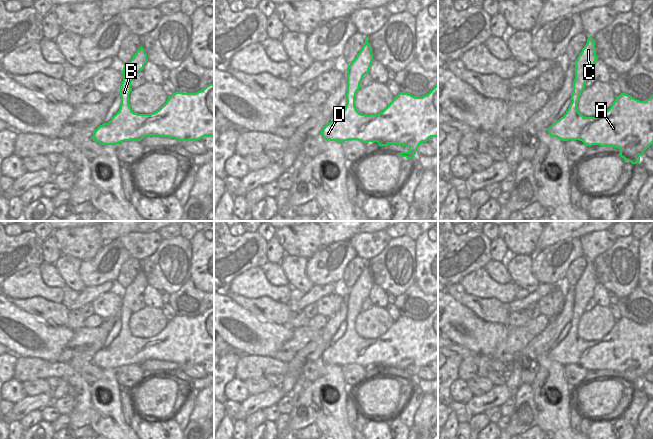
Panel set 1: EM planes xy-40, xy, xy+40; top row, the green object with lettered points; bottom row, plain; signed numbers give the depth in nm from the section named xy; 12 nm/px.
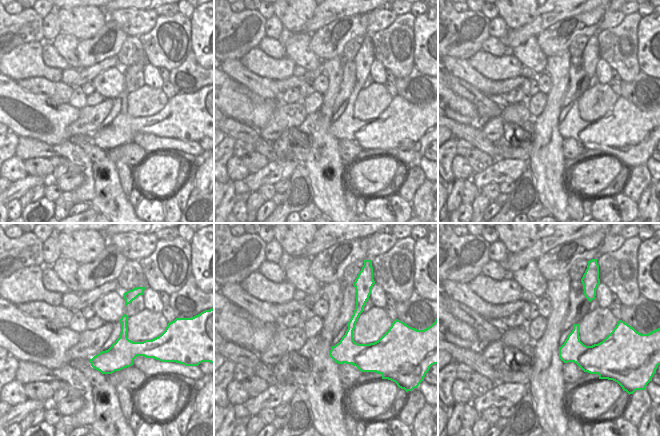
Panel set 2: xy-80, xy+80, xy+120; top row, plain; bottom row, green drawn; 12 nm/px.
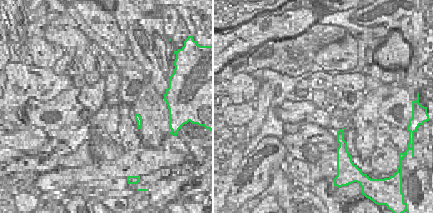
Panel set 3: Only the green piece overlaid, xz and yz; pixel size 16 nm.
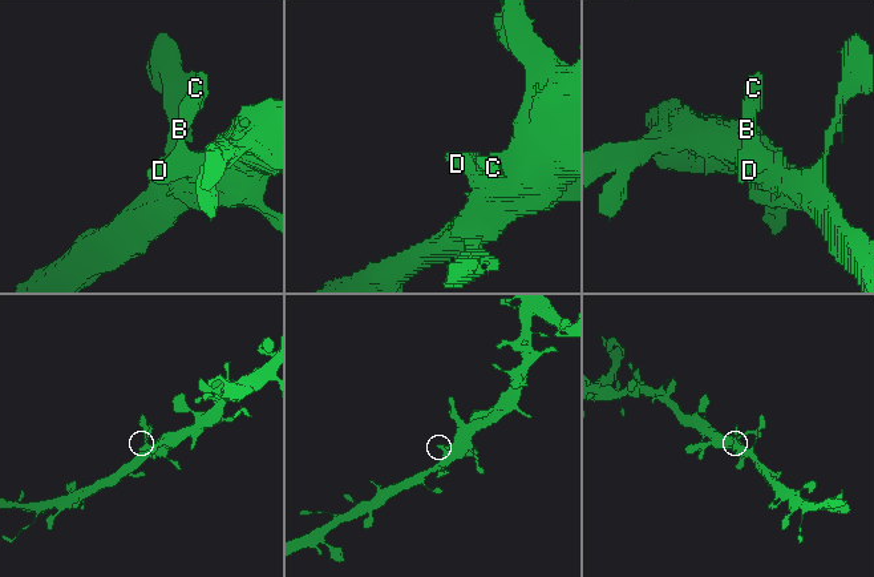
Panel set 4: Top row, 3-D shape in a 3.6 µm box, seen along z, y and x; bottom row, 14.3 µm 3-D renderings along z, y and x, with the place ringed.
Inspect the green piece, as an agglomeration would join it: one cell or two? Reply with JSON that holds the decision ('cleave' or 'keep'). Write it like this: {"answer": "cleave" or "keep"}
{"answer": "keep"}

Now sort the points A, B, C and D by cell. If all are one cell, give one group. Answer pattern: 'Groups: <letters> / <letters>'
Groups: A B C D

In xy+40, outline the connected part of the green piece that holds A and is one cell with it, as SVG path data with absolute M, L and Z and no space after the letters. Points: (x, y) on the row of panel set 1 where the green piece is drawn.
M588 37L586 45L574 62L575 79L570 98L572 102L564 116L548 128L548 133L562 141L579 140L586 146L600 145L618 148L620 150L618 155L624 160L636 164L640 162L640 157L644 154L644 151L653 144L653 96L640 101L628 94L621 93L602 115L584 117L579 113L577 103L588 77L593 73L593 66L597 59L595 41L592 37Z

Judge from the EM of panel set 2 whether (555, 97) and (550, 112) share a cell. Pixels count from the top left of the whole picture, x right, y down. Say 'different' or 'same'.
same

